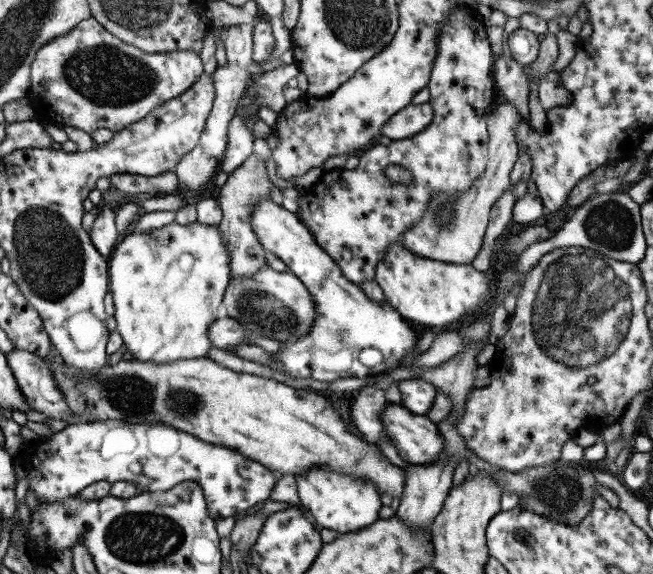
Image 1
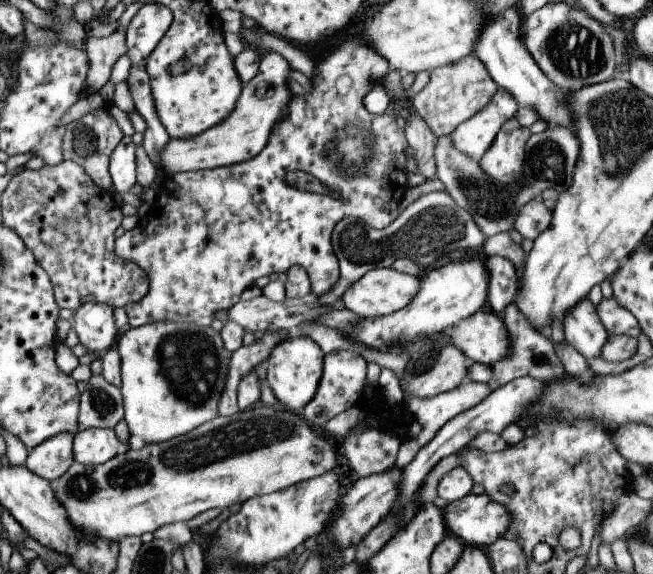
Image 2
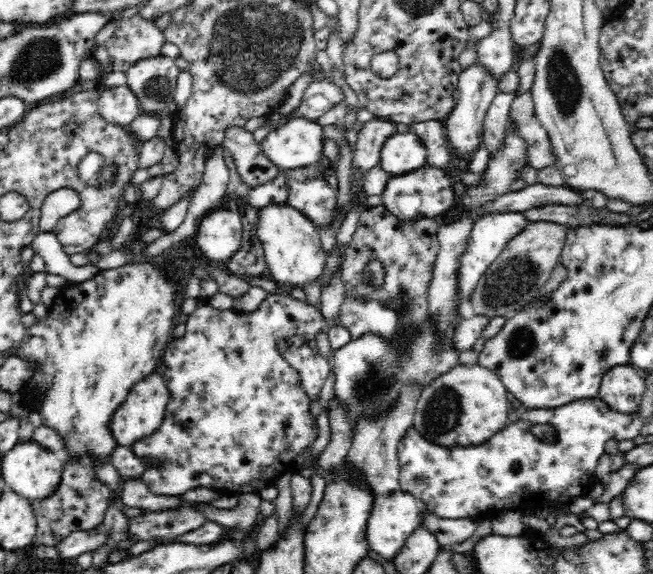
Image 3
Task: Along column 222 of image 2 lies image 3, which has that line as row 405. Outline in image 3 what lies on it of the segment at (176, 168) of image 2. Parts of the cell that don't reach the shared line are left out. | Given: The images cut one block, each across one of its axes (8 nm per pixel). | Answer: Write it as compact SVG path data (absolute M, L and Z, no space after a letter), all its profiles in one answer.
M152 373L146 376L144 380L134 384L134 388L130 388L128 398L124 400L124 404L114 412L114 418L109 424L112 437L116 439L116 443L122 447L130 447L136 442L152 436L154 432L159 430L159 426L165 420L168 402L170 401L170 390L166 386L165 381L160 373Z

